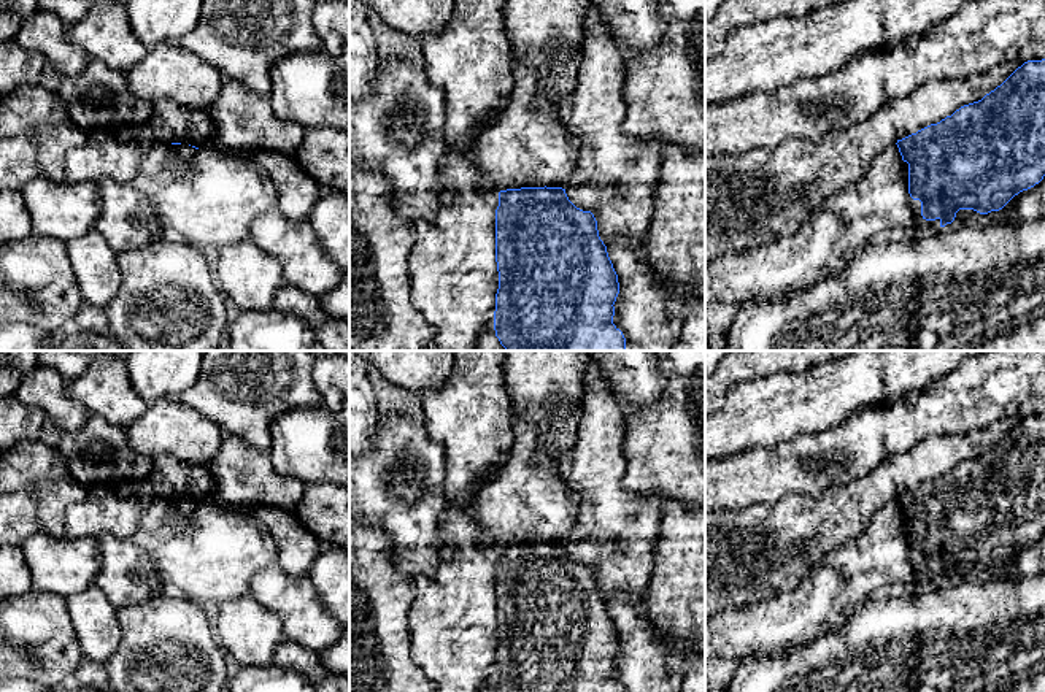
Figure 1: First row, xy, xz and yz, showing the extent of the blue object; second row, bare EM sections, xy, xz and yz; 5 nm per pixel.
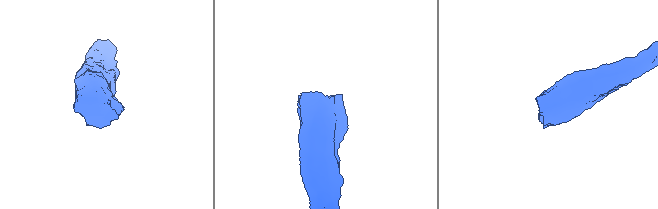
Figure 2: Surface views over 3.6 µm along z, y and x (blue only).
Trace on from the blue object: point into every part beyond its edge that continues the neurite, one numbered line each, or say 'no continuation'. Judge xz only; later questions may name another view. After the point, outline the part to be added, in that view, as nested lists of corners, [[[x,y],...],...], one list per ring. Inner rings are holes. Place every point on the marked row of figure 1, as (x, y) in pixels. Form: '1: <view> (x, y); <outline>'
1: xz (516, 184); [[[515,181],[515,183],[510,183],[503,187],[503,190],[507,189],[521,189],[521,187],[545,187],[543,183],[538,183],[538,181]]]

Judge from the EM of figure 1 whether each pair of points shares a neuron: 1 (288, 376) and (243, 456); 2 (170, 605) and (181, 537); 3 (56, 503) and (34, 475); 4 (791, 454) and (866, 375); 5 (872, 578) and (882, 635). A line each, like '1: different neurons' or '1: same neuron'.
1: different neurons
2: different neurons
3: same neuron
4: different neurons
5: different neurons

